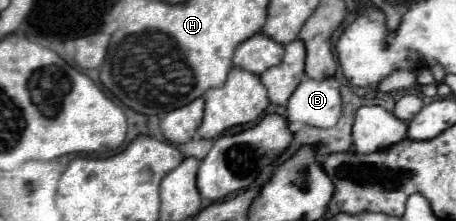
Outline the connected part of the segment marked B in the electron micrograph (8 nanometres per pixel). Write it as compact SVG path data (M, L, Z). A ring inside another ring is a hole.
M335 76L323 80L305 78L287 104L287 120L303 122L317 128L331 128L341 116L341 92Z

